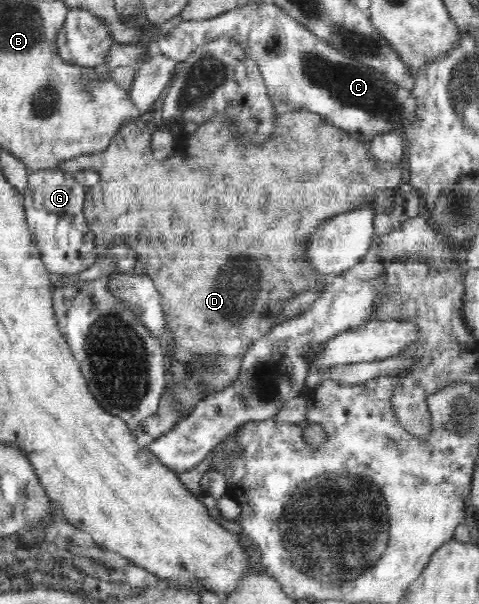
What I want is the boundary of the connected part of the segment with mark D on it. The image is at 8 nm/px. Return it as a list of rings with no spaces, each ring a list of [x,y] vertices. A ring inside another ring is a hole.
[[[306,110],[277,114],[274,128],[272,133],[270,133],[270,139],[264,141],[262,145],[256,145],[256,147],[253,146],[253,143],[245,145],[245,141],[239,137],[237,127],[227,123],[225,115],[214,115],[212,119],[199,124],[194,133],[190,134],[188,139],[186,139],[184,151],[173,153],[166,160],[158,161],[153,156],[149,147],[151,134],[152,131],[139,118],[128,120],[119,127],[112,141],[103,152],[81,155],[70,159],[70,161],[64,160],[57,165],[57,168],[66,173],[92,169],[92,171],[96,171],[100,175],[97,184],[87,187],[83,203],[85,218],[89,227],[95,233],[96,245],[101,247],[103,251],[119,244],[128,244],[130,249],[136,251],[137,258],[146,268],[146,275],[154,282],[154,286],[160,294],[163,313],[166,320],[168,320],[170,340],[172,340],[172,349],[167,354],[167,361],[169,361],[167,367],[169,388],[166,393],[172,396],[172,388],[174,388],[177,397],[173,398],[172,402],[180,410],[182,419],[184,419],[200,400],[208,397],[208,392],[222,391],[224,388],[230,387],[238,379],[245,353],[257,339],[266,335],[276,324],[282,322],[280,315],[282,315],[284,305],[290,301],[289,299],[303,291],[327,285],[329,278],[318,274],[312,266],[308,266],[306,247],[308,247],[309,235],[313,234],[325,219],[370,204],[370,201],[376,195],[376,191],[398,186],[402,179],[403,168],[398,162],[395,164],[380,164],[380,162],[376,162],[370,156],[370,152],[368,152],[368,142],[363,142],[359,136],[332,125],[319,113]]]

